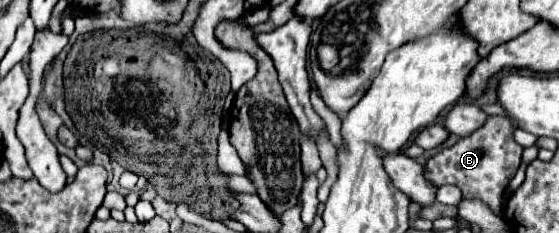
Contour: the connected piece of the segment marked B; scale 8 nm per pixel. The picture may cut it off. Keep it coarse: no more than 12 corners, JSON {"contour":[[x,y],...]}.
{"contour":[[506,116],[428,158],[426,180],[502,214],[524,150]]}

